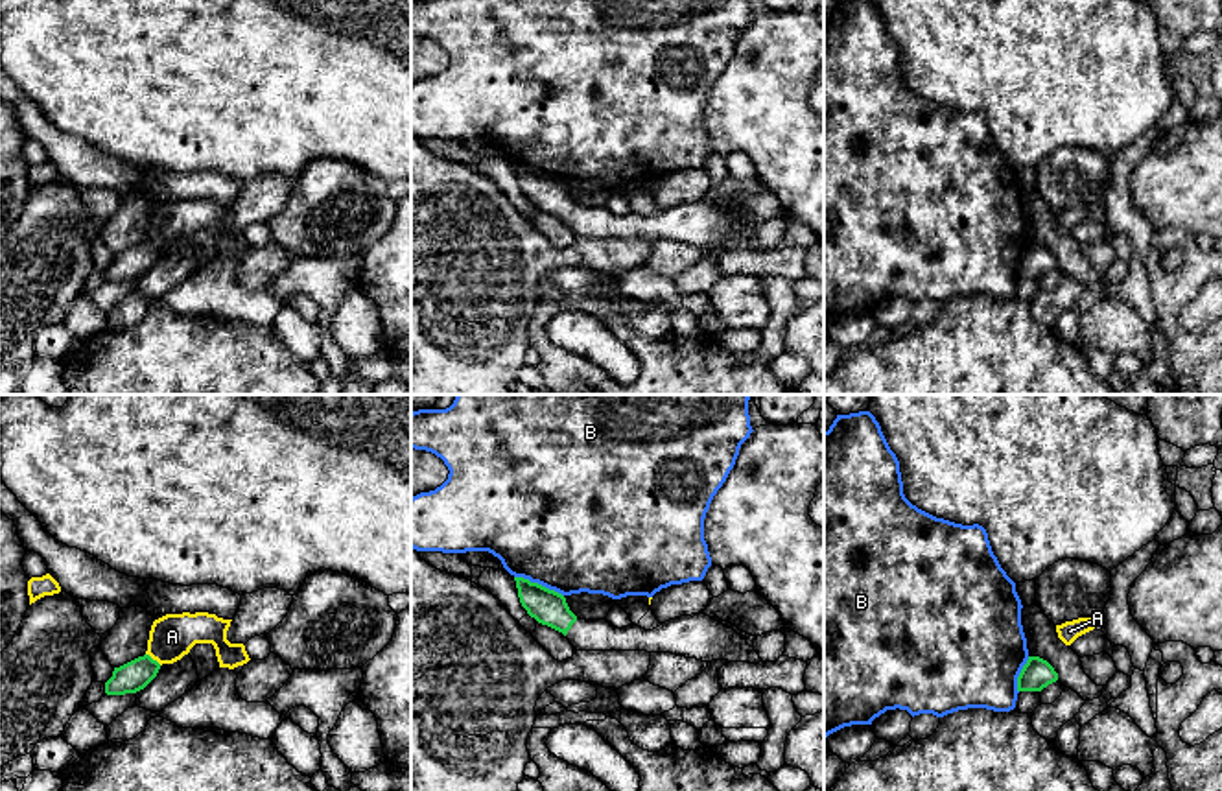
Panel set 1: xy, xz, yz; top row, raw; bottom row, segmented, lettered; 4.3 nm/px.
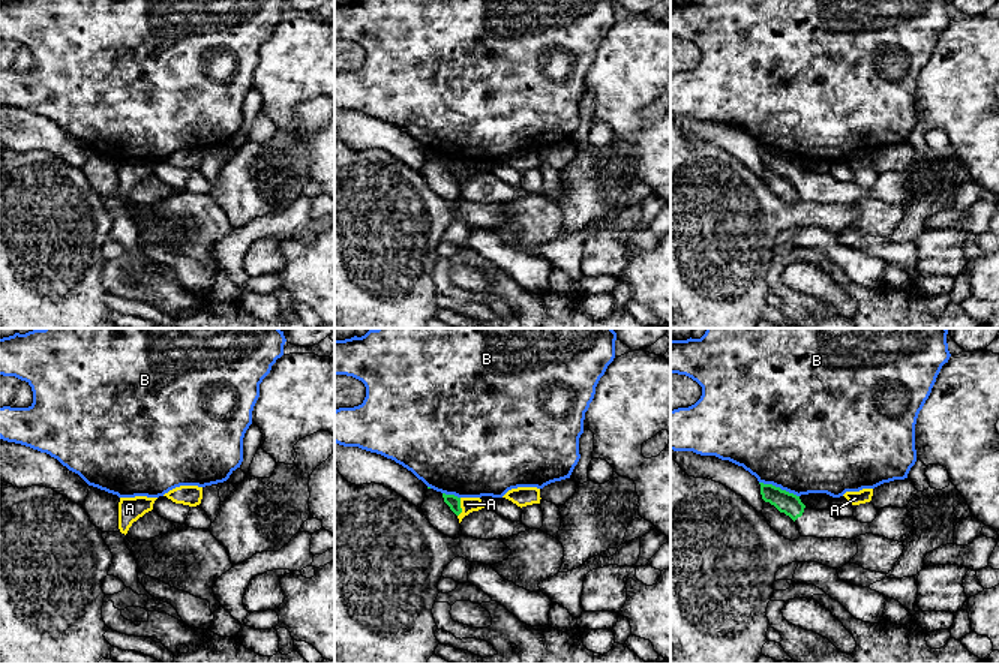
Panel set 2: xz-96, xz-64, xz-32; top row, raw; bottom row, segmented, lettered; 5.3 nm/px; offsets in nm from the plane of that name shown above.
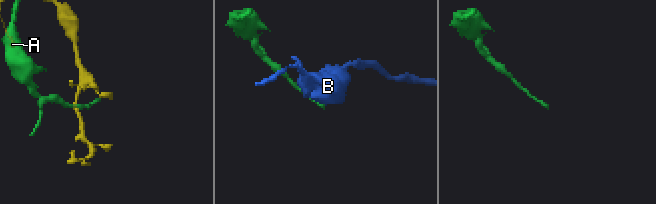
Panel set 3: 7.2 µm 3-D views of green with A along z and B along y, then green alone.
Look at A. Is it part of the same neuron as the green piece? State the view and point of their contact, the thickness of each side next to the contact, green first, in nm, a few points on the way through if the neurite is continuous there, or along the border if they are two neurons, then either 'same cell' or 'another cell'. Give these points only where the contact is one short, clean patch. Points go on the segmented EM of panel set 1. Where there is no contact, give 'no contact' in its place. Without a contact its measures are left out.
contact xy (152, 659); calibres 140 and 200 nm; border xy (146, 653), (161, 664); another cell

